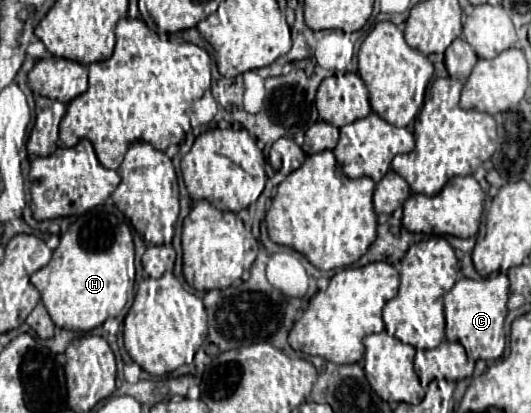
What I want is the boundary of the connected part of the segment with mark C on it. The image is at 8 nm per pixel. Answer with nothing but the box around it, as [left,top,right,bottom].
[443,273,509,360]

